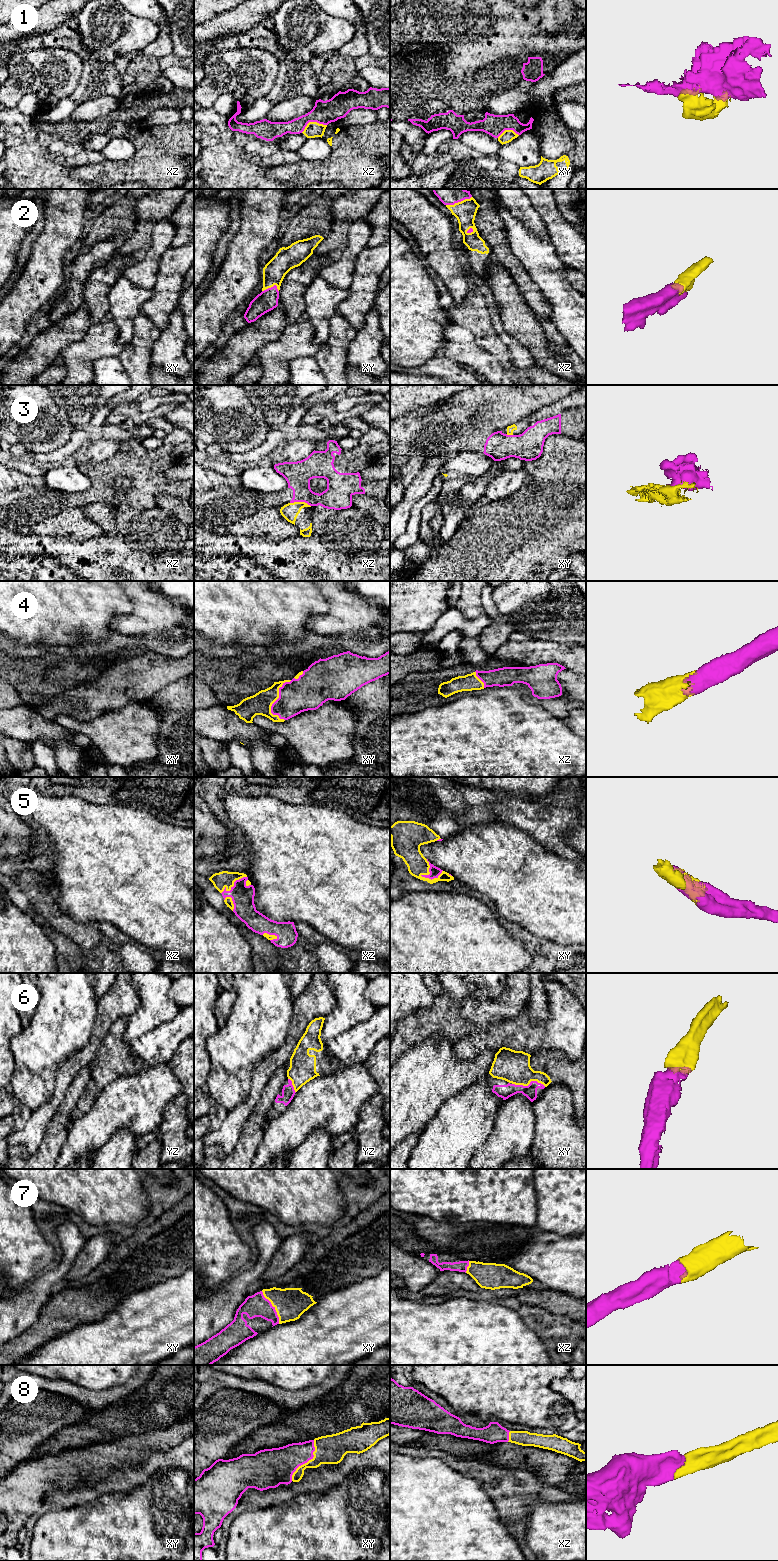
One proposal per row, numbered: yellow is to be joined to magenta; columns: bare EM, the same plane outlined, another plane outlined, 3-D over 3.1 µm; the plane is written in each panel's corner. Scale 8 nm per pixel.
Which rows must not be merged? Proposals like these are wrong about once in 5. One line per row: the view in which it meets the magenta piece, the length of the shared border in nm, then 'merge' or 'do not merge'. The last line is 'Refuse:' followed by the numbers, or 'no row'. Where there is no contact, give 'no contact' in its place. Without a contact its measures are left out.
1: meets magenta in xz; contact 220 nm long; do not merge
2: meets magenta in xy; contact 140 nm long; merge
3: meets magenta in xz; contact 170 nm long; do not merge
4: meets magenta in xy; contact 340 nm long; merge
5: meets magenta in xy; contact 190 nm long; merge
6: meets magenta in xy; contact 280 nm long; merge
7: meets magenta in xy; contact 300 nm long; merge
8: meets magenta in xy; contact 380 nm long; merge
Refuse: 1, 3

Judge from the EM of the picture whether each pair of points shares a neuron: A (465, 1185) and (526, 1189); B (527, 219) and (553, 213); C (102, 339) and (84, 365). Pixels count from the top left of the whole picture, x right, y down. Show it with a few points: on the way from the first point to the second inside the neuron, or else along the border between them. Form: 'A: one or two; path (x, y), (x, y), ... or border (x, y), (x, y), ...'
A: one; path (480, 1185), (496, 1185), (500, 1189), (511, 1189)
B: two; border (529, 199), (549, 237)
C: one; path (96, 345), (84, 359)

